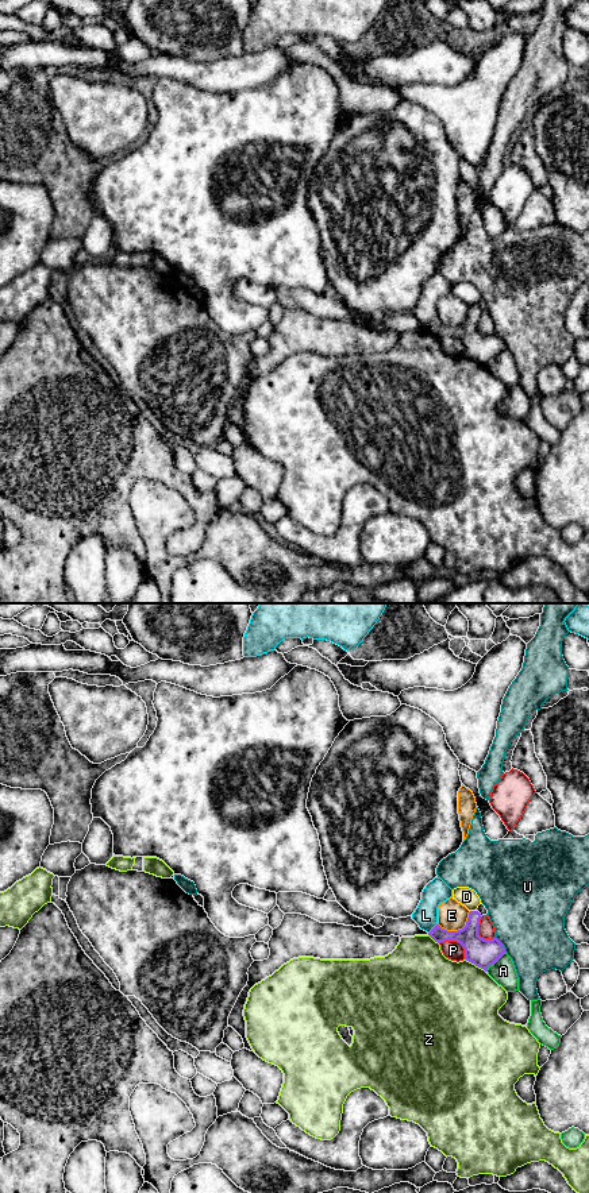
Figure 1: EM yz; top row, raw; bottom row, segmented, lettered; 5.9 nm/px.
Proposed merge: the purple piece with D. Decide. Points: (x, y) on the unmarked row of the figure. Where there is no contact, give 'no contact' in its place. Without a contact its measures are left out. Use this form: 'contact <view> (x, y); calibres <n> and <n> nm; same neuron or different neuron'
contact yz (473, 307); calibres 160 and 110 nm; same neuron

